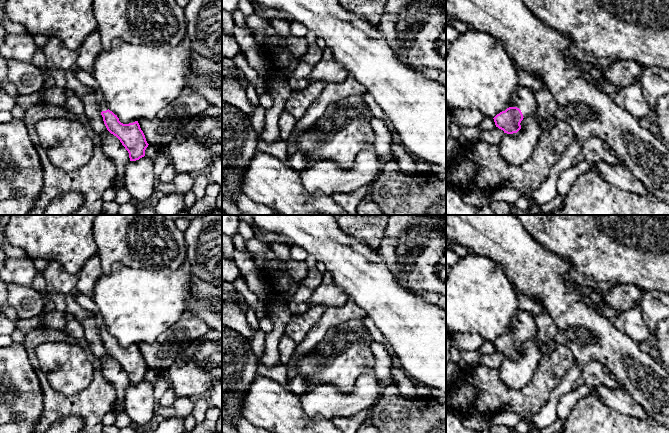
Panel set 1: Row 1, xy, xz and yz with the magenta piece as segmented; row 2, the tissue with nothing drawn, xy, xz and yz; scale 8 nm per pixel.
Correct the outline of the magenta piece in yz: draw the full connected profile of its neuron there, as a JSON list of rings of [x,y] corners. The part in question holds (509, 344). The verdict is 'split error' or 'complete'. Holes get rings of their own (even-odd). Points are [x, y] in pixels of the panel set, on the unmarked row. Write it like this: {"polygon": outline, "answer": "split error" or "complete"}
{"polygon": [[[519,310],[515,316],[513,329],[497,338],[493,343],[496,351],[503,354],[504,357],[513,358],[521,353],[521,345],[534,336],[536,336],[534,316]]], "answer": "split error"}

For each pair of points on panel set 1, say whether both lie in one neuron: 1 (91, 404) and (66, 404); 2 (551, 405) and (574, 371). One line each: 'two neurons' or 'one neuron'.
1: one neuron
2: one neuron

